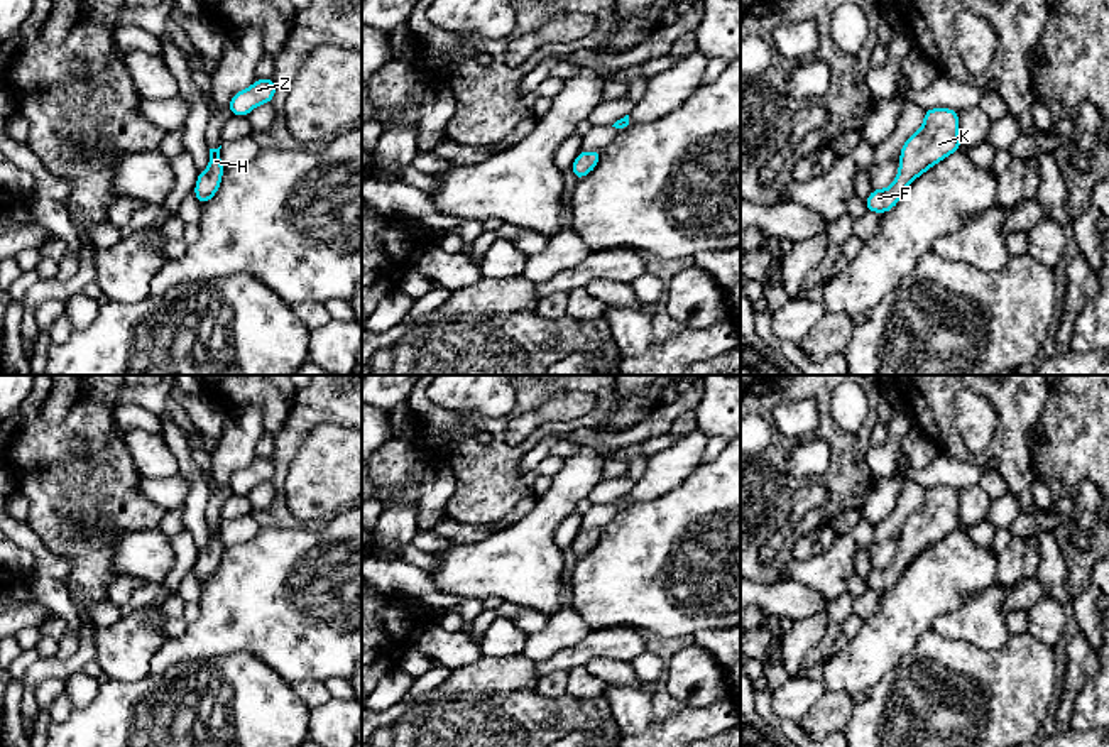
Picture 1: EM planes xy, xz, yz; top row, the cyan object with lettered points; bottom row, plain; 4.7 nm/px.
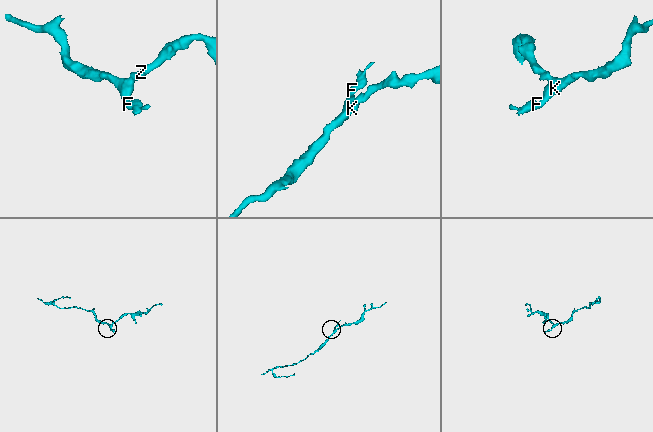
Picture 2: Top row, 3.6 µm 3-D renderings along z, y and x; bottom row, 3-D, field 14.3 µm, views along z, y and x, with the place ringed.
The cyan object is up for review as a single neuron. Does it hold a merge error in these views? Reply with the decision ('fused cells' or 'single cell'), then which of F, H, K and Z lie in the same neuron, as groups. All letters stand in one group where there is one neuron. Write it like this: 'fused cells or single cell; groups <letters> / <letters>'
single cell; groups F H K Z

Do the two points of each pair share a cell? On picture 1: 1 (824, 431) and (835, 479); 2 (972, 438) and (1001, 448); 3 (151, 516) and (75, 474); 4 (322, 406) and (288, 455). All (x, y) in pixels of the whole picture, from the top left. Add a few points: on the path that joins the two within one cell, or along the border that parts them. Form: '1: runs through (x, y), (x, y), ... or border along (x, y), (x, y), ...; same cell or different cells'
1: runs through (835, 443), (839, 447), (839, 467); same cell
2: border along (993, 406), (993, 440), (983, 453), (972, 455); different cells
3: runs through (132, 511), (124, 502), (112, 502), (93, 492); same cell
4: runs through (310, 416), (288, 443); same cell

